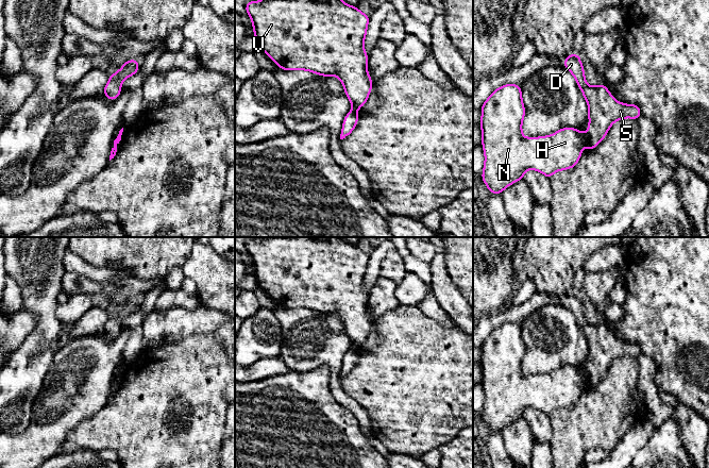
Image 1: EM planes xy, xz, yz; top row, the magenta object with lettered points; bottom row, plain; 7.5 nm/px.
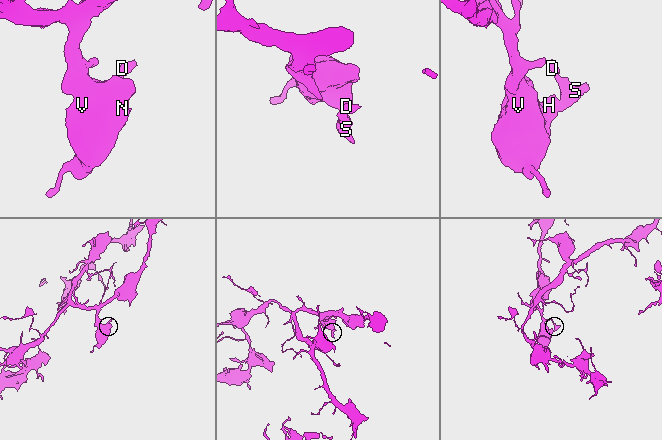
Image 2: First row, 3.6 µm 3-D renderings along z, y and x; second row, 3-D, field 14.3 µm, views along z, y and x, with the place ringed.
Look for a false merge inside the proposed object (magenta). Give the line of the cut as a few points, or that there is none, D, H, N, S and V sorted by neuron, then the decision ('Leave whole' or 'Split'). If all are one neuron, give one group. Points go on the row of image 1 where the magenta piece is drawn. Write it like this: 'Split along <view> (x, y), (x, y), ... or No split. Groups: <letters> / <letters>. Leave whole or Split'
Split along yz (586, 135), (584, 143). Groups: D S / H N V. Split

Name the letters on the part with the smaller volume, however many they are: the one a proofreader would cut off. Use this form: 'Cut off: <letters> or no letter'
Cut off: D, S

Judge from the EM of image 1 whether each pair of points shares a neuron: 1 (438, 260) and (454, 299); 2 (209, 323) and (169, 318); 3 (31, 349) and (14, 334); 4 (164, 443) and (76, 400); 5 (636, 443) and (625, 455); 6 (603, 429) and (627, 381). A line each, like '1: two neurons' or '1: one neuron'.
1: one neuron
2: one neuron
3: two neurons
4: two neurons
5: one neuron
6: one neuron

